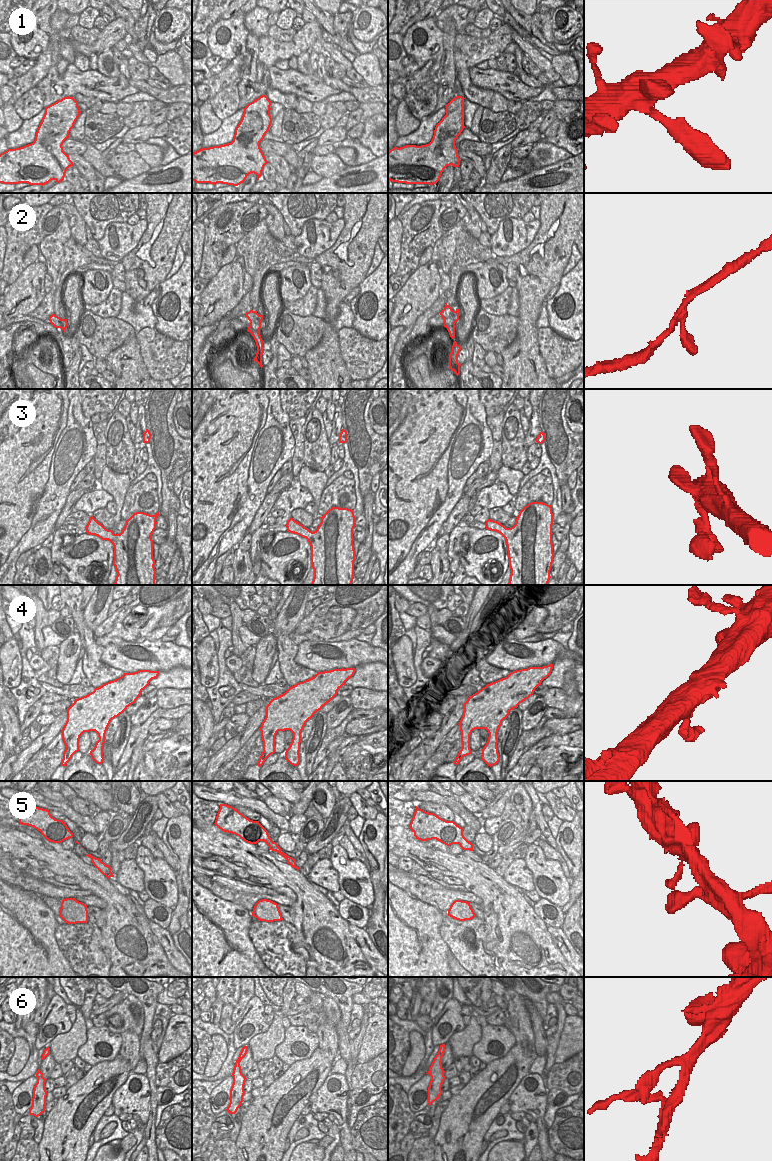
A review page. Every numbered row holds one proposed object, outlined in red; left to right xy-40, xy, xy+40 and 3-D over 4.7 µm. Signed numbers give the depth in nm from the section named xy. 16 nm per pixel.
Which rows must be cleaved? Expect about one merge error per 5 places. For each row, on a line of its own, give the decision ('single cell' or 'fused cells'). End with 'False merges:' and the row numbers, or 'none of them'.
1: single cell
2: single cell
3: single cell
4: single cell
5: single cell
6: single cell
False merges: none of them

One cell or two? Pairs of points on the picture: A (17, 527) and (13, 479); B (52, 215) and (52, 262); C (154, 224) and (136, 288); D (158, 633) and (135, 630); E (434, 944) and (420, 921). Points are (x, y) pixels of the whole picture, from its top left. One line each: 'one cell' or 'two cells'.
A: one cell
B: two cells
C: one cell
D: two cells
E: one cell

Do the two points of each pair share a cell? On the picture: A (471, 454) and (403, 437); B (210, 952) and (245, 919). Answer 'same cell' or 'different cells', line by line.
A: different cells
B: same cell

